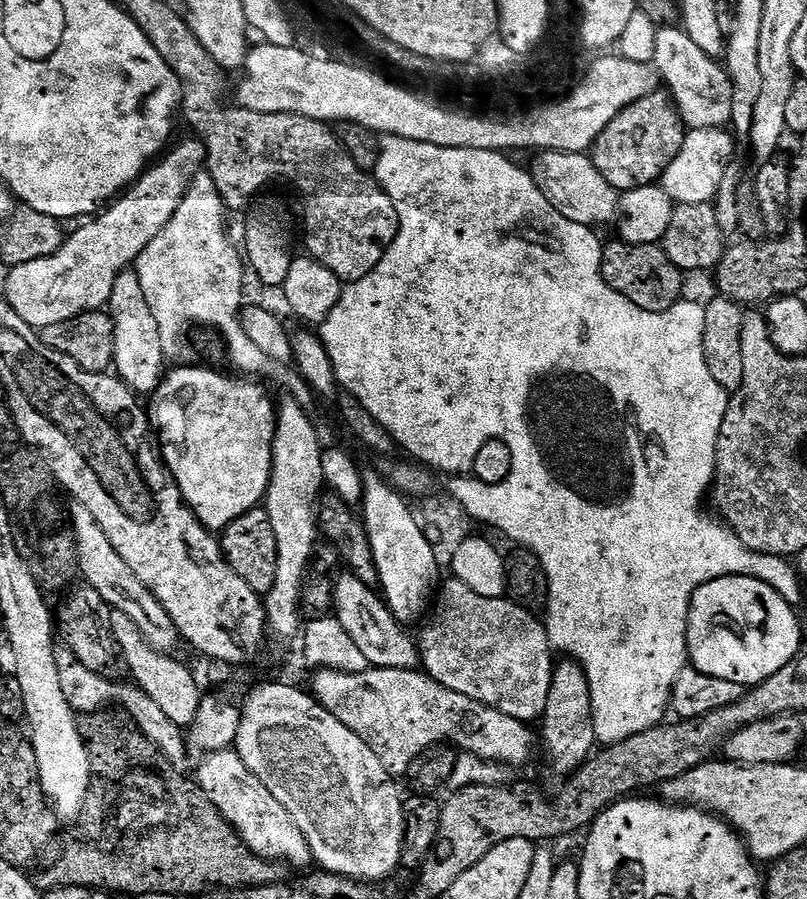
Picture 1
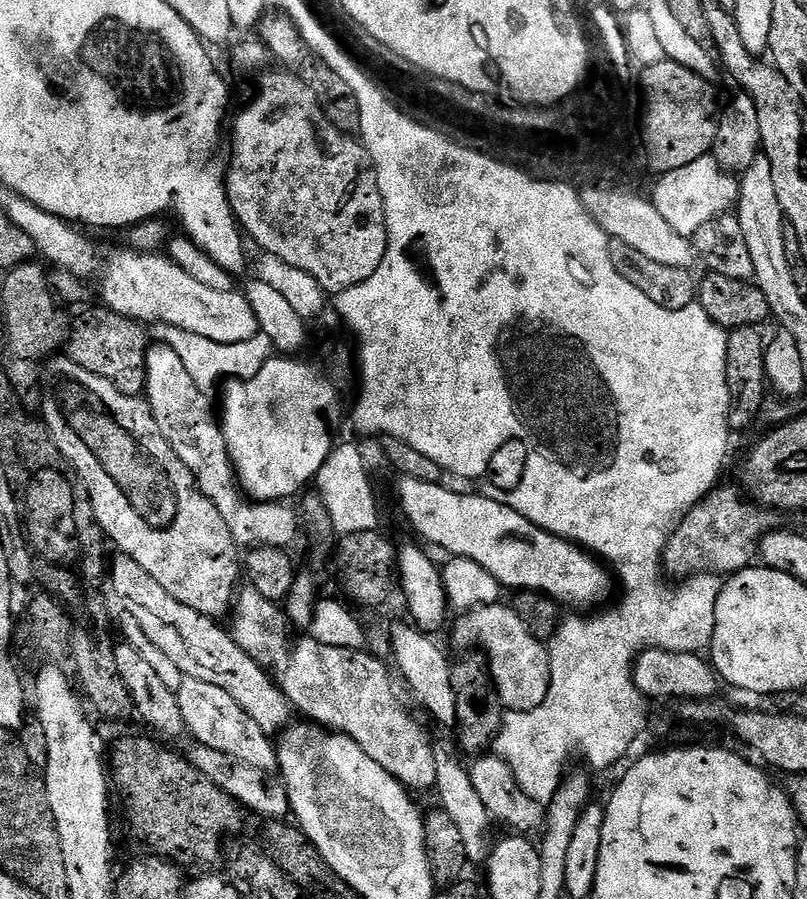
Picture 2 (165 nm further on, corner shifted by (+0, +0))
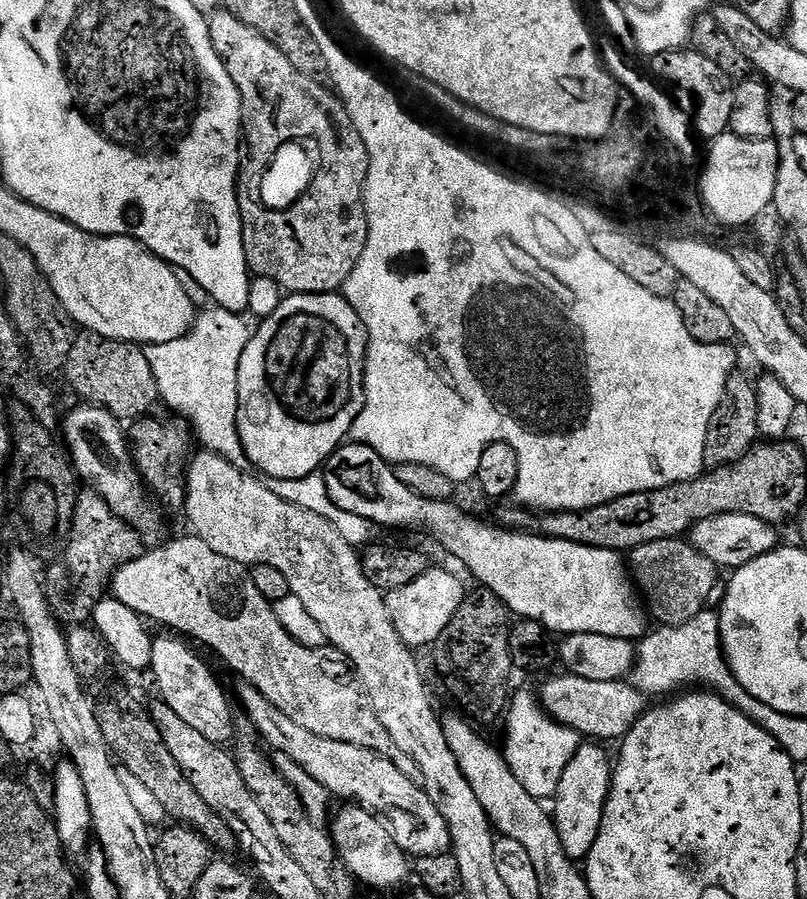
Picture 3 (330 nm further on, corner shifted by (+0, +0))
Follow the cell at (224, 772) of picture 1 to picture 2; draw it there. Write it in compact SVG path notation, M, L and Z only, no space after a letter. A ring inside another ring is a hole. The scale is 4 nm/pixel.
M185 678L175 694L178 706L182 706L182 718L188 732L196 739L193 741L197 745L226 754L265 774L277 767L276 744L273 739L242 710L242 706L238 706L238 702L234 702L234 698L230 698L230 694L226 694L226 690L221 690L219 686L210 686L210 682Z

